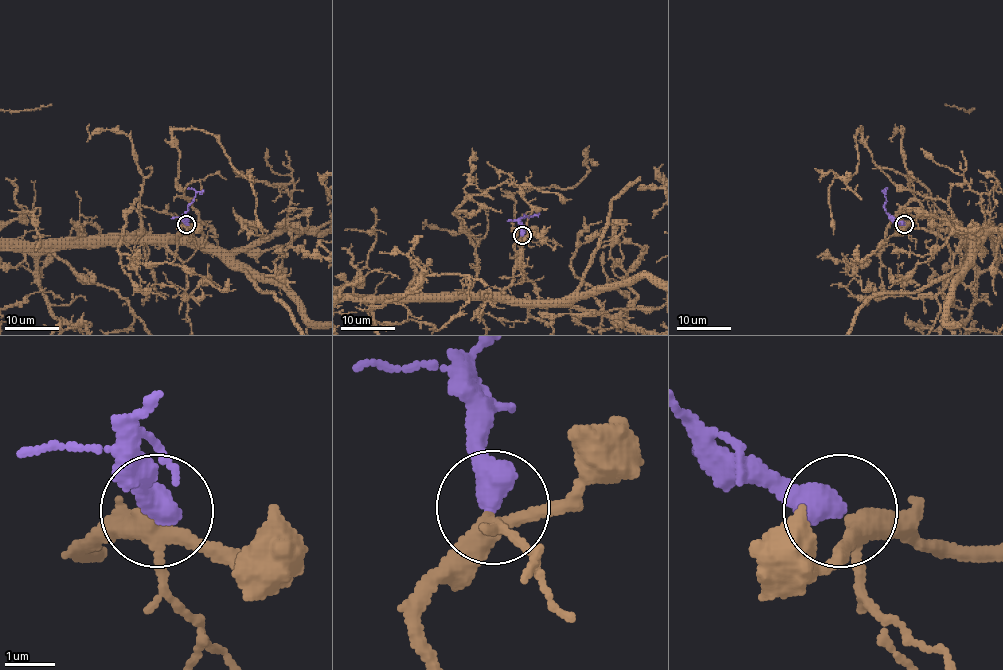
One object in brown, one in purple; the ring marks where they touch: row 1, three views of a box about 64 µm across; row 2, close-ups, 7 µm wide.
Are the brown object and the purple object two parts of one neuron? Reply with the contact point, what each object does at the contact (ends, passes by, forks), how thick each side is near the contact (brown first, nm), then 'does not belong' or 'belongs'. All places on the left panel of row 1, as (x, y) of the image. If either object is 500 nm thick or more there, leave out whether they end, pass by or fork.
place (186, 224); calibres 320 and 550 nm; belongs

